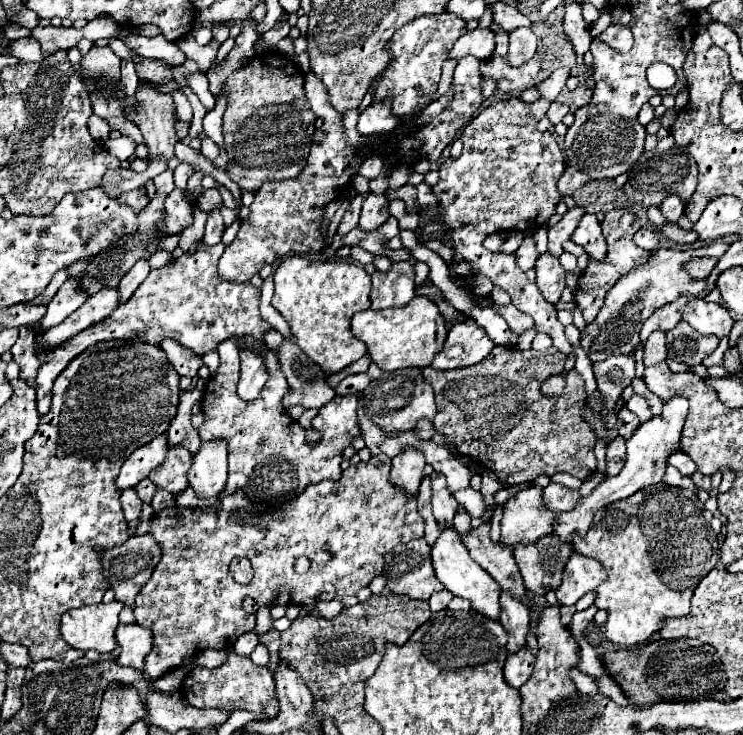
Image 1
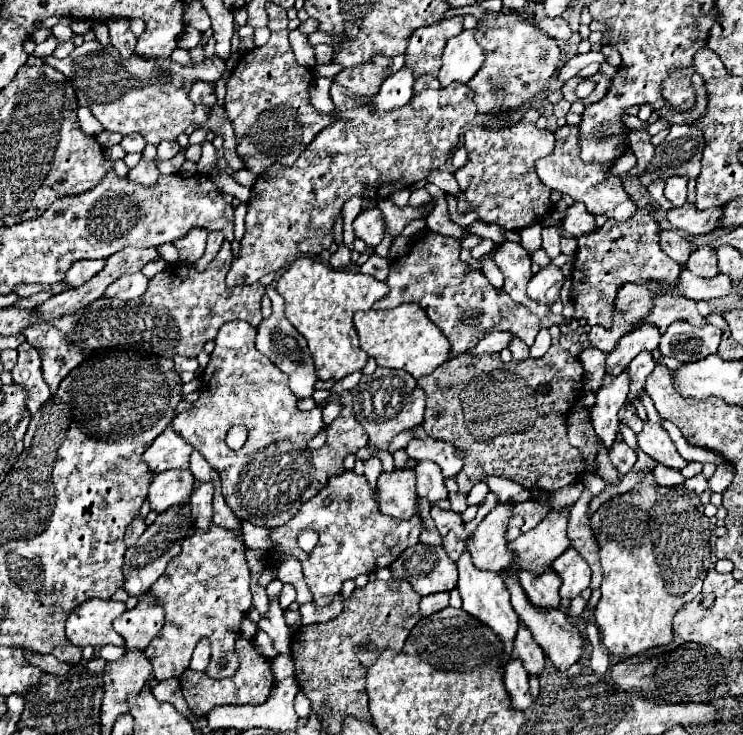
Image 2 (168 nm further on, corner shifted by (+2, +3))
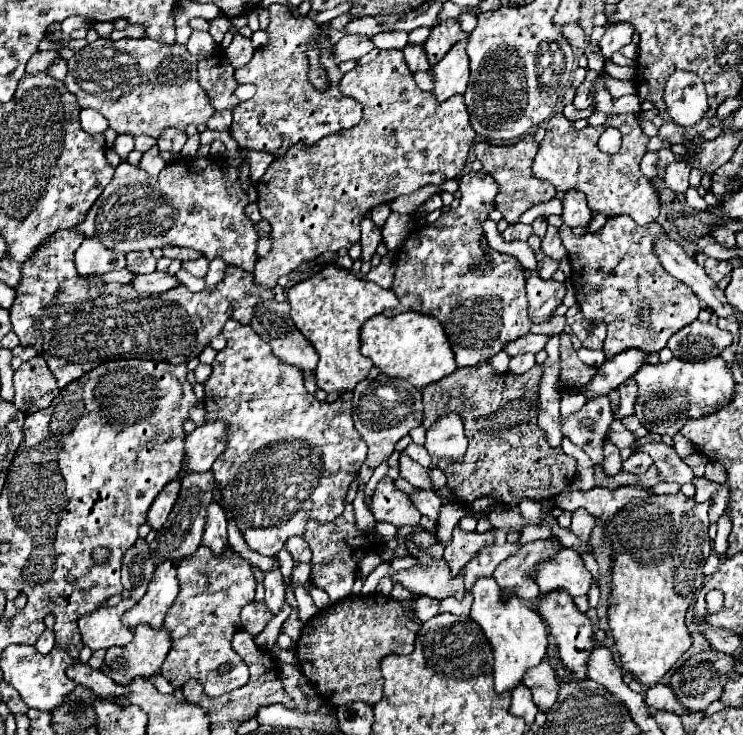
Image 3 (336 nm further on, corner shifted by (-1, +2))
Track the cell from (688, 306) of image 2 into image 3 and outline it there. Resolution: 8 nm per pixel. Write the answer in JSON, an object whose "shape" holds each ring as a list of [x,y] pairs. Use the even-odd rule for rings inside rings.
{"shape":[[[610,217],[600,231],[582,237],[574,235],[568,225],[560,227],[560,237],[572,263],[572,285],[578,305],[586,319],[600,317],[608,325],[606,359],[626,349],[658,353],[678,329],[698,319],[700,299],[688,285],[666,273],[652,253],[654,239],[660,233],[664,231],[658,223],[642,227],[630,217]]]}

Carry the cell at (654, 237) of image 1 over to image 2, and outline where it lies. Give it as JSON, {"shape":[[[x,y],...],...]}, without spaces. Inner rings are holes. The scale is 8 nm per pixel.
{"shape":[[[661,230],[659,232],[659,244],[661,244],[661,250],[673,258],[675,262],[683,264],[689,254],[691,254],[691,238],[689,236],[683,236],[679,230]]]}

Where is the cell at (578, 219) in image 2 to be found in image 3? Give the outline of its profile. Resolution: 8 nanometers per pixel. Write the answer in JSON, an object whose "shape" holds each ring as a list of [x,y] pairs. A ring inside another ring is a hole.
{"shape":[[[576,189],[572,193],[566,193],[562,199],[562,219],[568,227],[578,227],[578,225],[586,225],[592,217],[592,211],[586,205],[586,197],[582,193],[576,193]]]}

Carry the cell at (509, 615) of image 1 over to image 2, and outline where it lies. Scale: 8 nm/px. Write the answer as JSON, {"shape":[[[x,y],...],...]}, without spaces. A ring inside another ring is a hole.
{"shape":[[[521,624],[521,628],[517,630],[511,658],[523,660],[525,670],[527,670],[529,674],[541,674],[541,670],[543,670],[545,654],[543,654],[543,650],[541,650],[541,646],[533,640],[533,636],[531,636],[529,628],[525,628],[525,624]]]}

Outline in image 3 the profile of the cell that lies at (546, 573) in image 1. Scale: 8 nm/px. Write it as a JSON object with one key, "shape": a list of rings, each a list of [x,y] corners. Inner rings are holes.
{"shape":[[[554,591],[554,593],[546,595],[546,597],[540,597],[538,613],[546,621],[546,625],[550,629],[550,635],[554,637],[554,641],[558,645],[558,653],[560,653],[560,659],[566,665],[566,669],[570,673],[574,673],[574,677],[578,681],[586,679],[588,671],[584,669],[584,665],[588,665],[588,653],[592,653],[592,649],[596,647],[594,645],[594,631],[592,631],[590,619],[584,613],[580,613],[576,609],[572,597],[568,593],[562,593],[562,591]]]}

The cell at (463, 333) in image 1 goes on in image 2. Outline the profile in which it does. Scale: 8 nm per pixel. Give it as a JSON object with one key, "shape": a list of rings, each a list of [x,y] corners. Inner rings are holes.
{"shape":[[[493,330],[493,332],[487,332],[487,334],[477,342],[477,346],[471,348],[469,352],[465,352],[465,354],[473,354],[473,356],[475,356],[475,354],[501,352],[503,348],[507,348],[509,340],[511,340],[511,334],[509,334],[509,332],[497,332],[497,330]]]}

